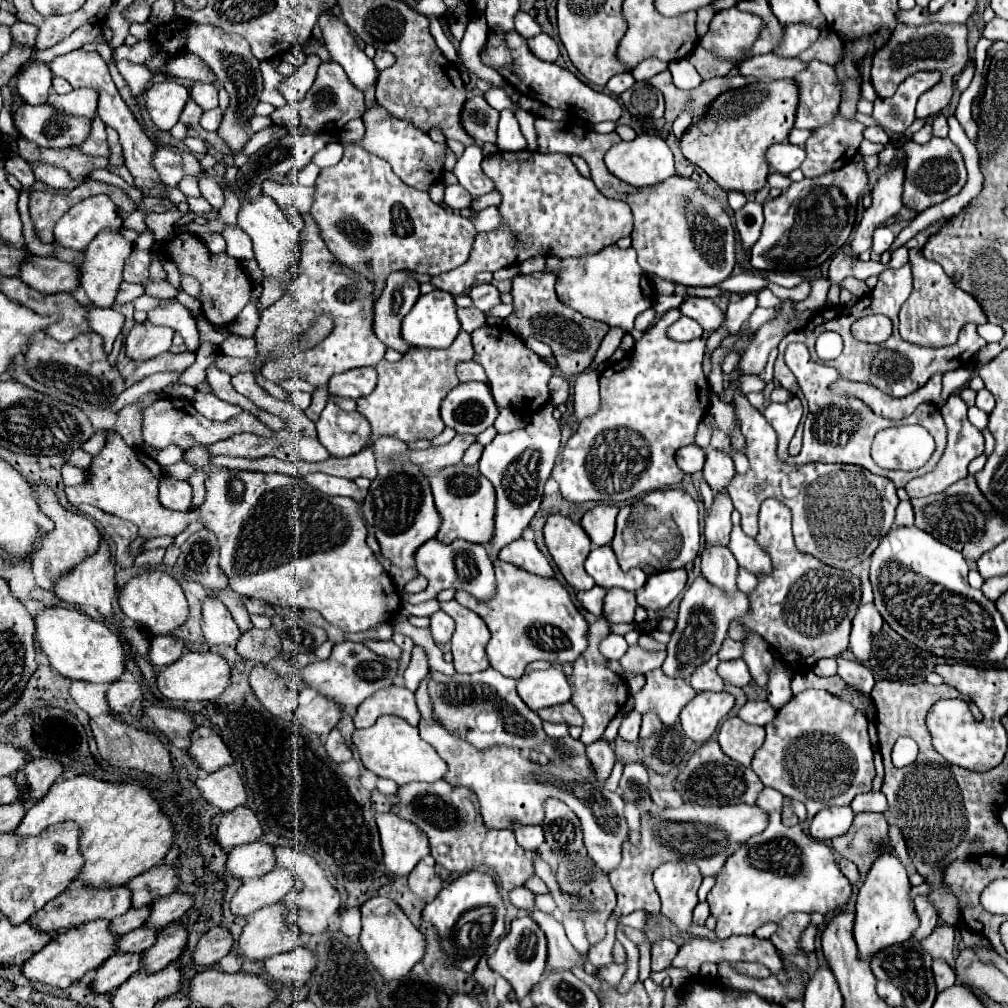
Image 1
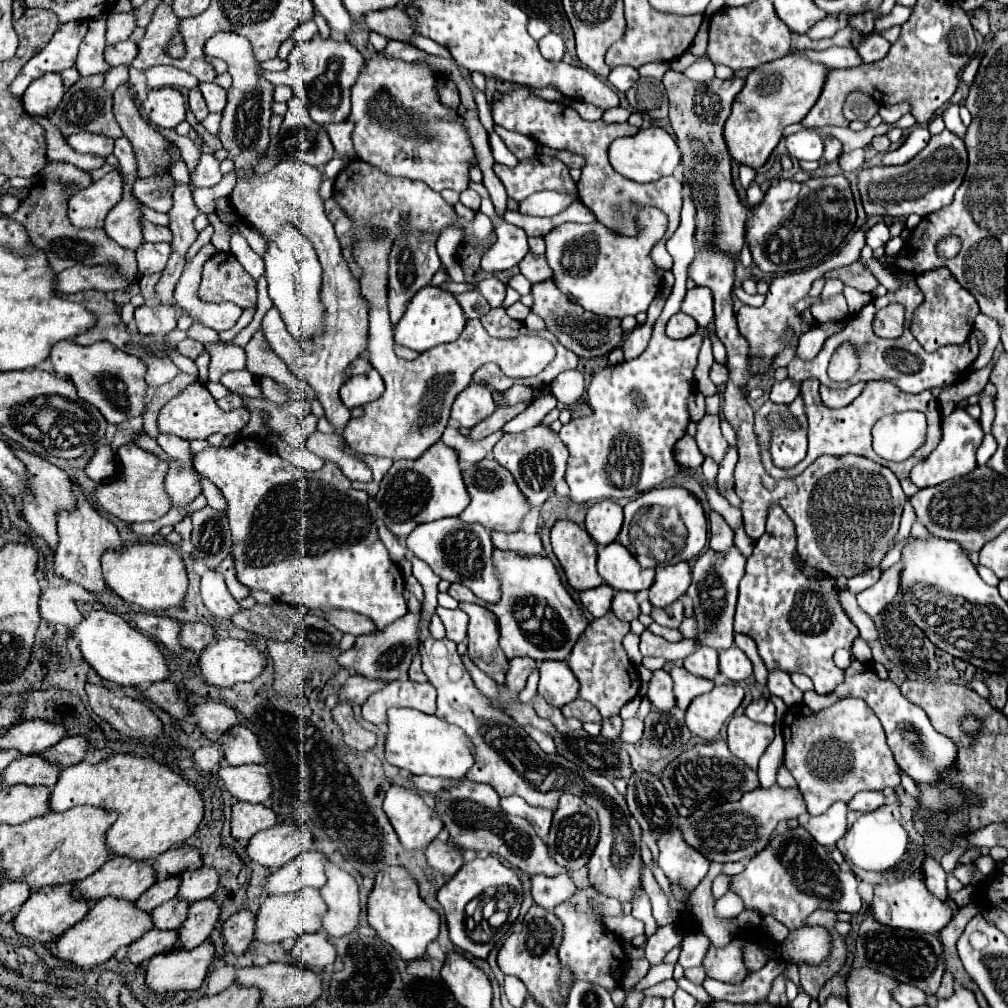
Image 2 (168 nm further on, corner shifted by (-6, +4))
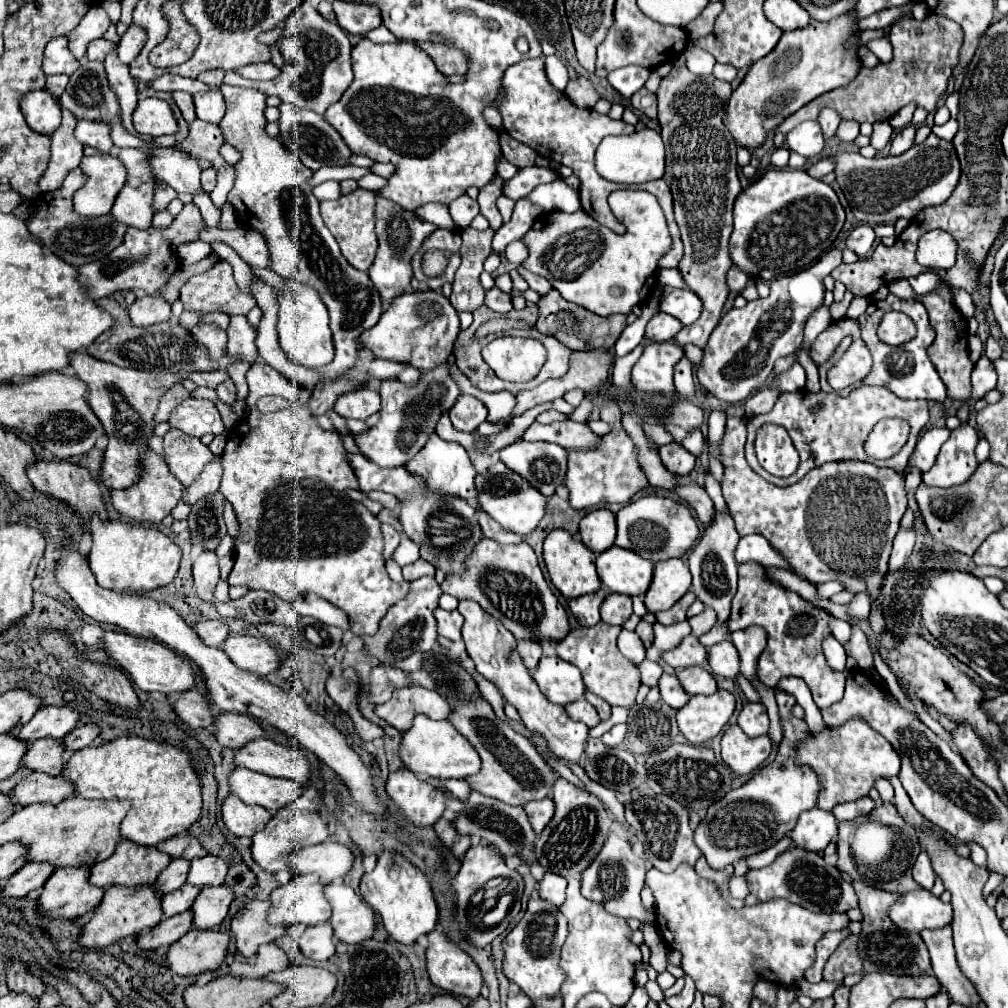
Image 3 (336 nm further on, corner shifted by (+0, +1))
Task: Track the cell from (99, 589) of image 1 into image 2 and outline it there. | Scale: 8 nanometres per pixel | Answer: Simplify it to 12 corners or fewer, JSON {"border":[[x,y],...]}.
{"border":[[76,480],[76,508],[56,512],[54,572],[106,588],[100,558],[120,548],[116,526]]}

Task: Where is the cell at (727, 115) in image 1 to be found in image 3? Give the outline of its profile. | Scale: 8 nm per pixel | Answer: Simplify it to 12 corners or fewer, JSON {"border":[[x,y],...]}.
{"border":[[850,15],[784,33],[726,105],[754,151],[860,71]]}

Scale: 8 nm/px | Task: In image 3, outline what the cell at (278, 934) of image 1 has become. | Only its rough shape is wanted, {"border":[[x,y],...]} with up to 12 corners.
{"border":[[318,875],[272,891],[268,923],[312,927],[332,909]]}

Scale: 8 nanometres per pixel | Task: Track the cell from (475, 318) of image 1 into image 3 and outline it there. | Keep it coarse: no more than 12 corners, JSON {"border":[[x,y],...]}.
{"border":[[462,229],[462,265],[450,303],[474,313],[484,305],[482,263],[494,229]]}

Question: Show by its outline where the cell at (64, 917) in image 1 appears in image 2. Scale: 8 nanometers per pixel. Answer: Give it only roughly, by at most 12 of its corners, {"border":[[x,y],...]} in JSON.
{"border":[[114,856],[72,894],[136,902],[158,878],[150,860]]}

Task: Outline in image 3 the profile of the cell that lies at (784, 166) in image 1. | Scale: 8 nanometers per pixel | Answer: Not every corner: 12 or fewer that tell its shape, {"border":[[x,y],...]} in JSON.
{"border":[[804,121],[786,135],[790,151],[810,161],[824,149],[816,121]]}

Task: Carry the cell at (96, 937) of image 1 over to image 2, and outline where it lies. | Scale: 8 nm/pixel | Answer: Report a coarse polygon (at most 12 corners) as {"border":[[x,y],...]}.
{"border":[[122,898],[94,902],[52,954],[94,968],[154,928]]}

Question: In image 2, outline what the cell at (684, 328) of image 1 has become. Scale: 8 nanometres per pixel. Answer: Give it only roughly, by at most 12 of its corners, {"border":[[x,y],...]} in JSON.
{"border":[[684,312],[668,320],[666,334],[670,338],[688,338],[698,324]]}

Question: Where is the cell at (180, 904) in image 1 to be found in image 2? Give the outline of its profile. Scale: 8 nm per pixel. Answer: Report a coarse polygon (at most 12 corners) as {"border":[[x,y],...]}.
{"border":[[202,866],[180,876],[178,898],[196,902],[218,888],[218,872]]}

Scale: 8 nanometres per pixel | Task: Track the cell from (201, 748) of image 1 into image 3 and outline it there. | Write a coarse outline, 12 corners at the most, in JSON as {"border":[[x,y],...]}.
{"border":[[270,739],[248,741],[234,763],[304,783],[310,765],[300,749]]}

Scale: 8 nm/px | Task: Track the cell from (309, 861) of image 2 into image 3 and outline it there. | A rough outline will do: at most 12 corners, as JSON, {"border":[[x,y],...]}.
{"border":[[324,841],[288,857],[296,875],[330,883],[352,867],[352,851]]}

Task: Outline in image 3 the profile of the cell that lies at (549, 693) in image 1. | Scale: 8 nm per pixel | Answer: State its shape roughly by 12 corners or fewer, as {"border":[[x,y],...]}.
{"border":[[542,657],[532,677],[562,707],[586,693],[578,667]]}

